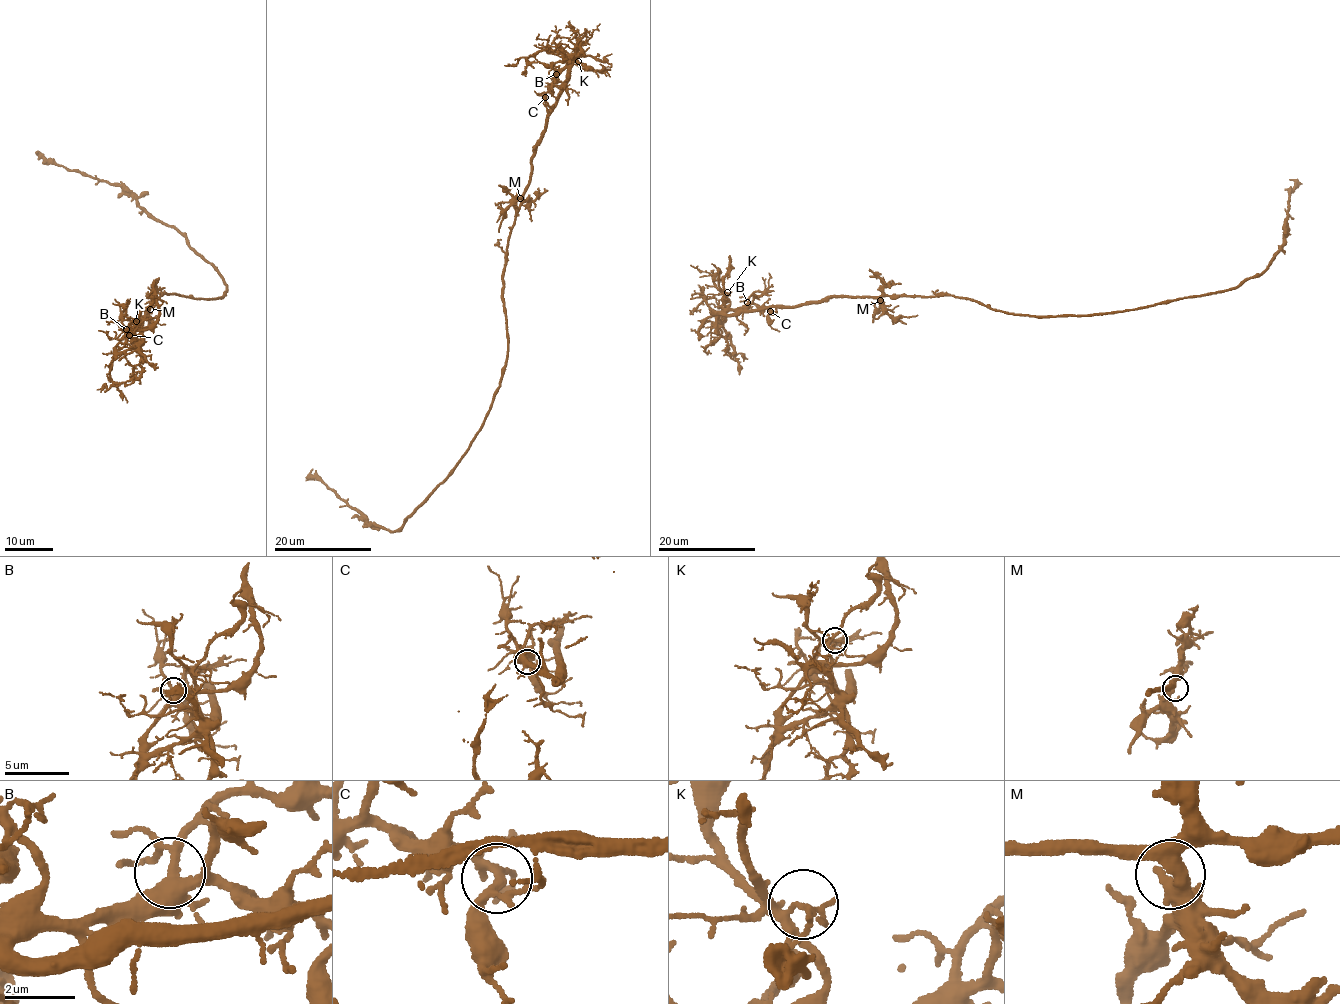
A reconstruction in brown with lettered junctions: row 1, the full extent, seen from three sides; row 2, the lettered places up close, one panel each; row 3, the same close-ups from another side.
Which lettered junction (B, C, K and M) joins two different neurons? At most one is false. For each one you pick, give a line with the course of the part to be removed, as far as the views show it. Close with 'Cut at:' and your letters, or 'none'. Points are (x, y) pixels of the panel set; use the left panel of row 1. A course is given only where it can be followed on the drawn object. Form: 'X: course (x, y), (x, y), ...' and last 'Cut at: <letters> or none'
K: course (136, 321), (140, 327), (123, 336), (115, 348), (110, 387), (107, 389), (105, 383), (97, 390)
Cut at: K

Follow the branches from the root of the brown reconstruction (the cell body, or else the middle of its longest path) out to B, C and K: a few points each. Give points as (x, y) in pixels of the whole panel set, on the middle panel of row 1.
B: (505, 358), (503, 270), (507, 241), (530, 179), (534, 145), (553, 107), (545, 104), (544, 93), (556, 74)
C: (505, 358), (503, 270), (507, 241), (530, 179), (534, 145), (553, 107), (545, 104), (545, 97)
K: (505, 358), (503, 270), (509, 231), (530, 179), (534, 145), (565, 82), (570, 63), (575, 59), (577, 61)

